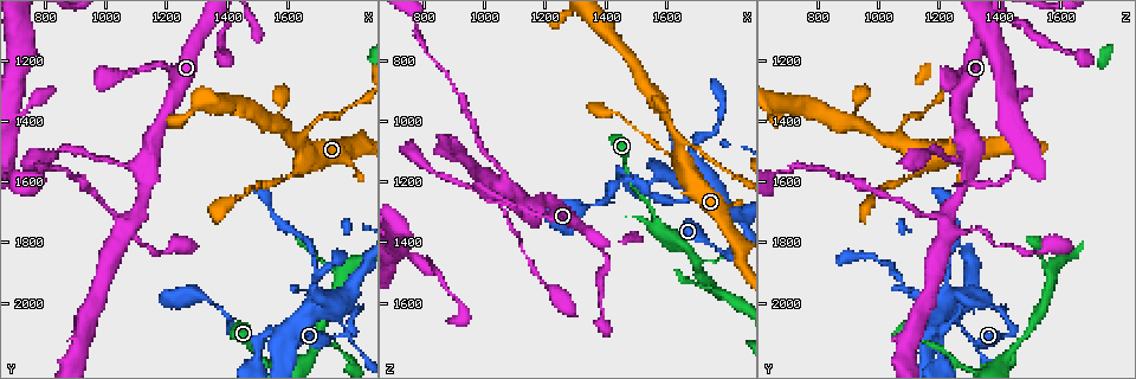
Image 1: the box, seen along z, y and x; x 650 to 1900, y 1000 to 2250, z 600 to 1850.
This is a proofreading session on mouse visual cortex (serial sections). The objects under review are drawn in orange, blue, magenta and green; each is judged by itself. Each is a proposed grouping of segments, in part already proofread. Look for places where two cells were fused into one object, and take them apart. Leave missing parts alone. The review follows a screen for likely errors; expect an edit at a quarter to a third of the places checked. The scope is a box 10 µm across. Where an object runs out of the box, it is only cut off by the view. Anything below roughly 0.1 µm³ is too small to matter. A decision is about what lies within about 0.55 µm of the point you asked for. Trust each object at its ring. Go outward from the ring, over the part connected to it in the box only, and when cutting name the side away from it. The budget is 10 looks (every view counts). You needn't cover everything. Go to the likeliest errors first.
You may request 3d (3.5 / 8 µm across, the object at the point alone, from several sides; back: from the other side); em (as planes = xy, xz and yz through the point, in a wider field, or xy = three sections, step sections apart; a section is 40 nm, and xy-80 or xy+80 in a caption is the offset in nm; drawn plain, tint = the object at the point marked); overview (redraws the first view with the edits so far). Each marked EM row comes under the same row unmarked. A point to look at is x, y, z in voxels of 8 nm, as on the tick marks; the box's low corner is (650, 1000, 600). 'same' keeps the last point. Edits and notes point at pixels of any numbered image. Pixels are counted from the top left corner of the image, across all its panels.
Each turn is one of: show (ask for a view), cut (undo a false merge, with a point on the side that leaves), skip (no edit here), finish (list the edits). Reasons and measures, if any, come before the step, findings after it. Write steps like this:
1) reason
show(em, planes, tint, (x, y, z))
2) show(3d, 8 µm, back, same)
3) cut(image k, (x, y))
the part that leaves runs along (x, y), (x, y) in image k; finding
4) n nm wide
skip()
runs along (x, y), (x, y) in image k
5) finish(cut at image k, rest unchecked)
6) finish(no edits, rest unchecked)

thin arm on a thick one
show(3d, 3.5 µm, (1690, 2140, 1450))

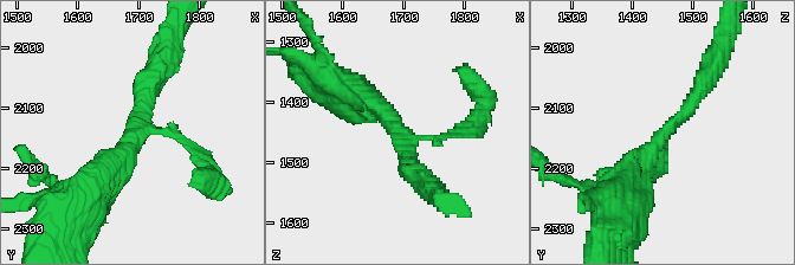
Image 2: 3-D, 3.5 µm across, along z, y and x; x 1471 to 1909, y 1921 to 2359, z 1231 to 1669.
3 arms; arms of 100, 250, 350 nm
show(em, xy, step 5, tint, (1695, 2140, 1460))

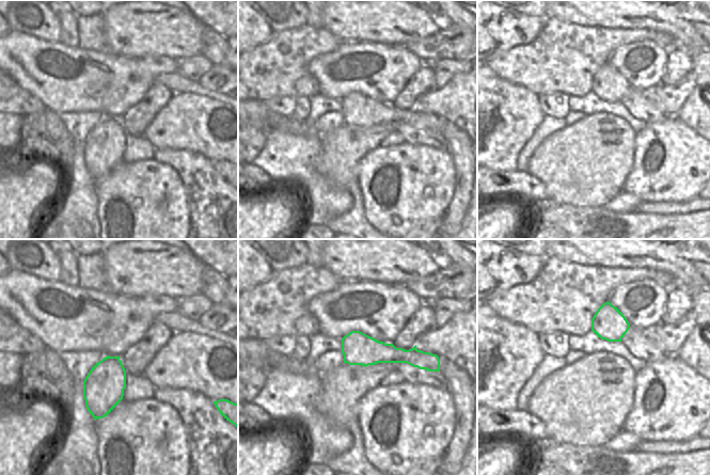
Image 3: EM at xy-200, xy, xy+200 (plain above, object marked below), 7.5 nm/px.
skip()
runs along (344, 341), (428, 367) in image 3; continuous, no second cell

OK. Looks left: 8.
a narrow waist
show(3d, 3.5 µm, (1690, 1880, 1230))

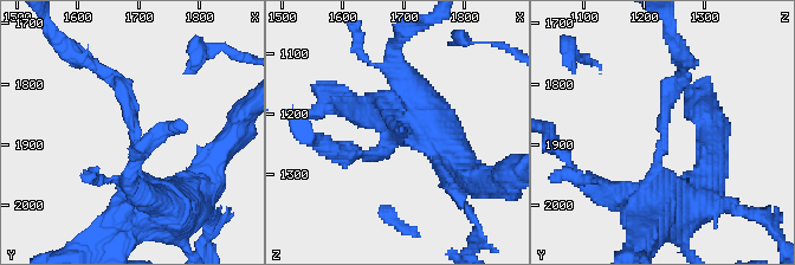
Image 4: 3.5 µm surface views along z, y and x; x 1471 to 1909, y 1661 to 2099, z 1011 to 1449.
now the EM
show(em, xy, step 2, tint, (1690, 1880, 1230))

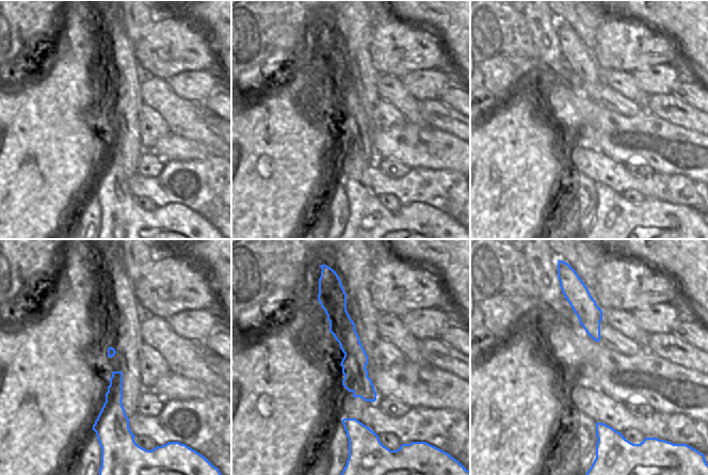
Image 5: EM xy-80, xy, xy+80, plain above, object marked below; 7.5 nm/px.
arms of 200, 300 nm
cut(image 4, (134, 108))
the part that leaves runs along (136, 139), (125, 91), (78, 55) in image 4; two cells meet here

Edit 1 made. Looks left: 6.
show(overview)

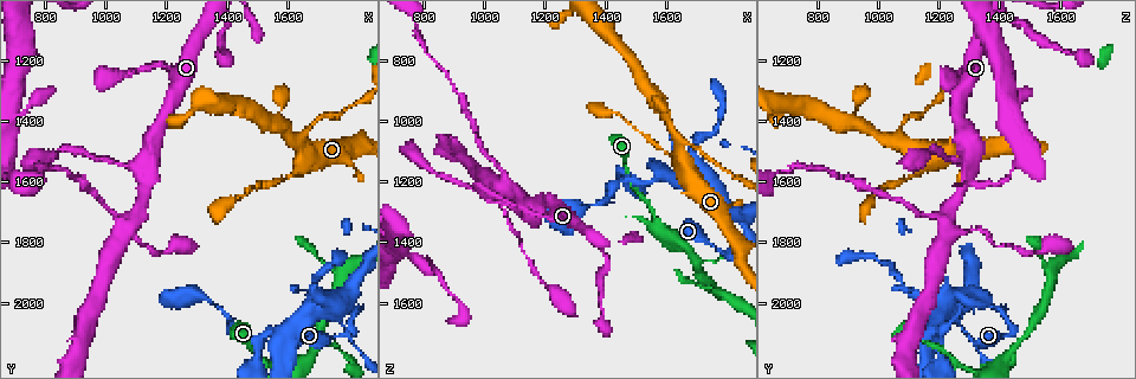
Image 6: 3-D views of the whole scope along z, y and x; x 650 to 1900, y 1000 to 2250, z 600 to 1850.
arms run side by side
show(em, xy, step 1, tint, (1660, 1490, 1120))

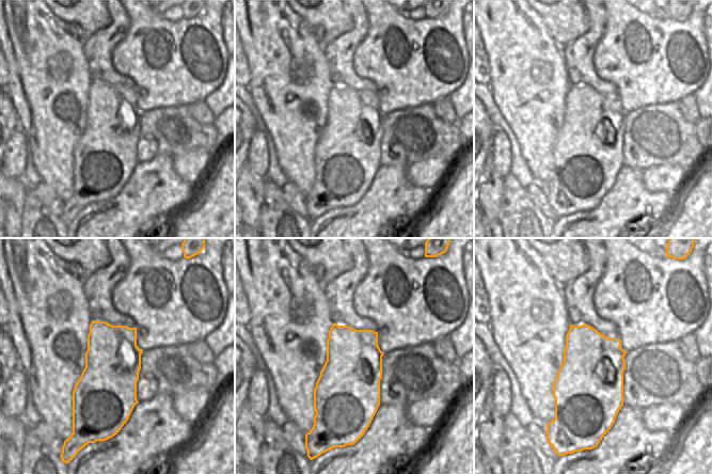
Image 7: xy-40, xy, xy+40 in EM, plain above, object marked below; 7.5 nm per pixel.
see where the arms go
show(3d, 3.5 µm, back, same)

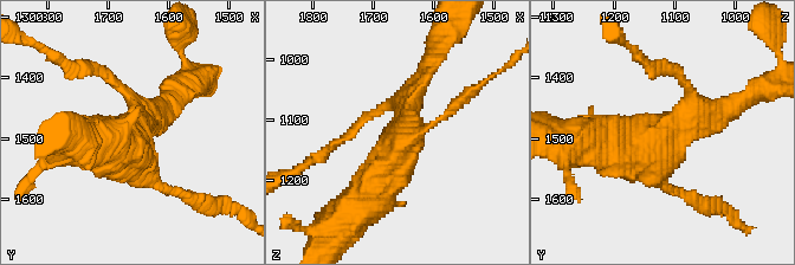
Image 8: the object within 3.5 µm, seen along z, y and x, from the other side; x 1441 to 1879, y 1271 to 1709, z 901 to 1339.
4 arms; arms of 100, 250, 250, 600 nm
skip()
runs along (356, 209), (389, 170), (418, 82) in image 8; all the same cell

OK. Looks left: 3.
show(3d, 3.5 µm, (1090, 1730, 1230))

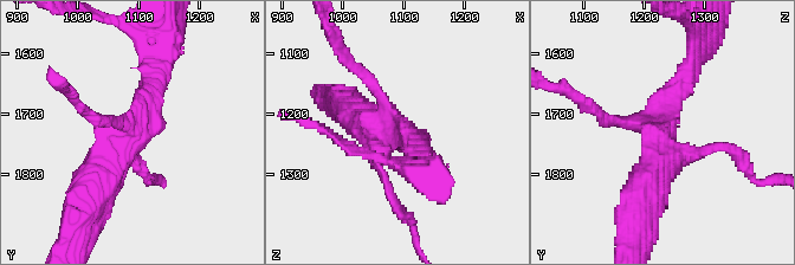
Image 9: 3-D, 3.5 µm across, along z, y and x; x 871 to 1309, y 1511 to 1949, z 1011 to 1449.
4 arms; arms of 150, 200, 300, 500 nm
show(em, xy, step 5, tint, (1090, 1725, 1220))

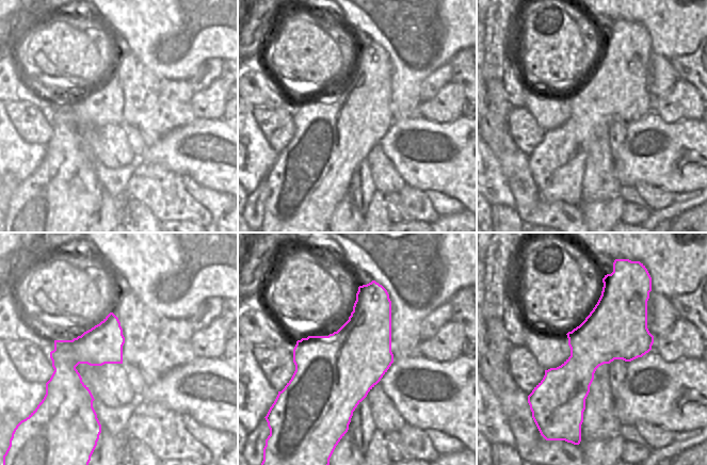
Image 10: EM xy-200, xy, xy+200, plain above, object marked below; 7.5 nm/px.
skip()
runs along (162, 63), (143, 117), (92, 193) in image 9; all the same cell

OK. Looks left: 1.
finish(cut at image 4, rest unchecked)

